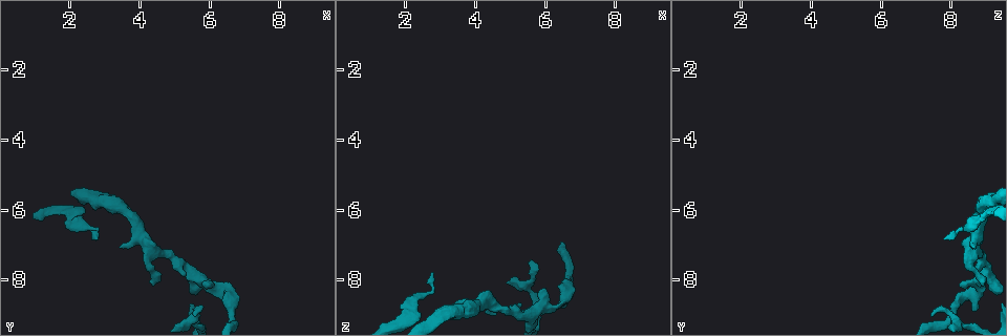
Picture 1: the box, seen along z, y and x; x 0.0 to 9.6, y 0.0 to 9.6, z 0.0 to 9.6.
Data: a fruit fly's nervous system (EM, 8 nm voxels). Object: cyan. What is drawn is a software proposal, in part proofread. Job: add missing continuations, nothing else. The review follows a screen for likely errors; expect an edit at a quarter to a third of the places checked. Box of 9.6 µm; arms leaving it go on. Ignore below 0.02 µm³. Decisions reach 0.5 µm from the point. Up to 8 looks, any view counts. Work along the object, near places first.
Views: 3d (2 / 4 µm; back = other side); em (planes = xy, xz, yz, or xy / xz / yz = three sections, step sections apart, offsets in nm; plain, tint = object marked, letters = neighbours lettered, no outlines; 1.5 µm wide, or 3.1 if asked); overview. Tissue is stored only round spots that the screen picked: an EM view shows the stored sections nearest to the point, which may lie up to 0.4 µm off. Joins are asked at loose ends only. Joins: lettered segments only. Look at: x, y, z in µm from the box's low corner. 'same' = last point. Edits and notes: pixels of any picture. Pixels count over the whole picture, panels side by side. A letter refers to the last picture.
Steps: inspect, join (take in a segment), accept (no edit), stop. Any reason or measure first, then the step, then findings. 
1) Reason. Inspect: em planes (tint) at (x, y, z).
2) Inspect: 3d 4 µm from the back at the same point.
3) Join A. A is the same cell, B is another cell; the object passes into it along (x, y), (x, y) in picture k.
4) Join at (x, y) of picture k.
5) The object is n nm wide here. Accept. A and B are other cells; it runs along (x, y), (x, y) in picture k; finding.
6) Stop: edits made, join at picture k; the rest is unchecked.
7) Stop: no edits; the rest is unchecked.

Thin end. Inspect: 3d 2 µm at (5.65, 9.05, 7.50).

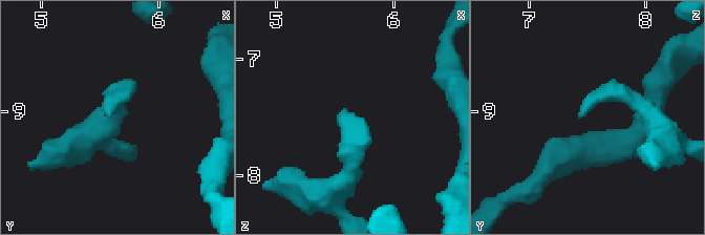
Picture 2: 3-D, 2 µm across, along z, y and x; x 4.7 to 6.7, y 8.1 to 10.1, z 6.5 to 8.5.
Now the EM. Inspect: em planes (letters) at (5.58, 9.04, 7.48).

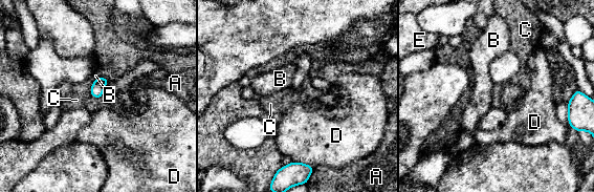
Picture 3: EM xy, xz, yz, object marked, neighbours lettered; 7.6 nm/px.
The object is 110 nm wide here. Accept. A, B, C, D and E are other cells; a border runs along (94, 80), (90, 93) in picture 3; none of them fits.

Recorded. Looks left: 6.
Three-way junction. Inspect: em planes (letters) at (5.35, 7.90, 8.70).

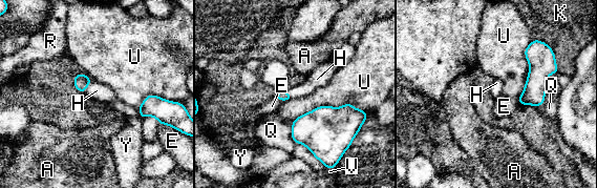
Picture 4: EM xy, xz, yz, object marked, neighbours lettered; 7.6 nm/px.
Join H. H is the same cell, A, E, K, Q, R, U, V and Y are other cells; the object passes into it along (81, 81), (88, 85), (97, 90) in picture 4; the cell continues.

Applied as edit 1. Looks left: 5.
Stop: edits made, join at picture 4; the rest is unchecked.

